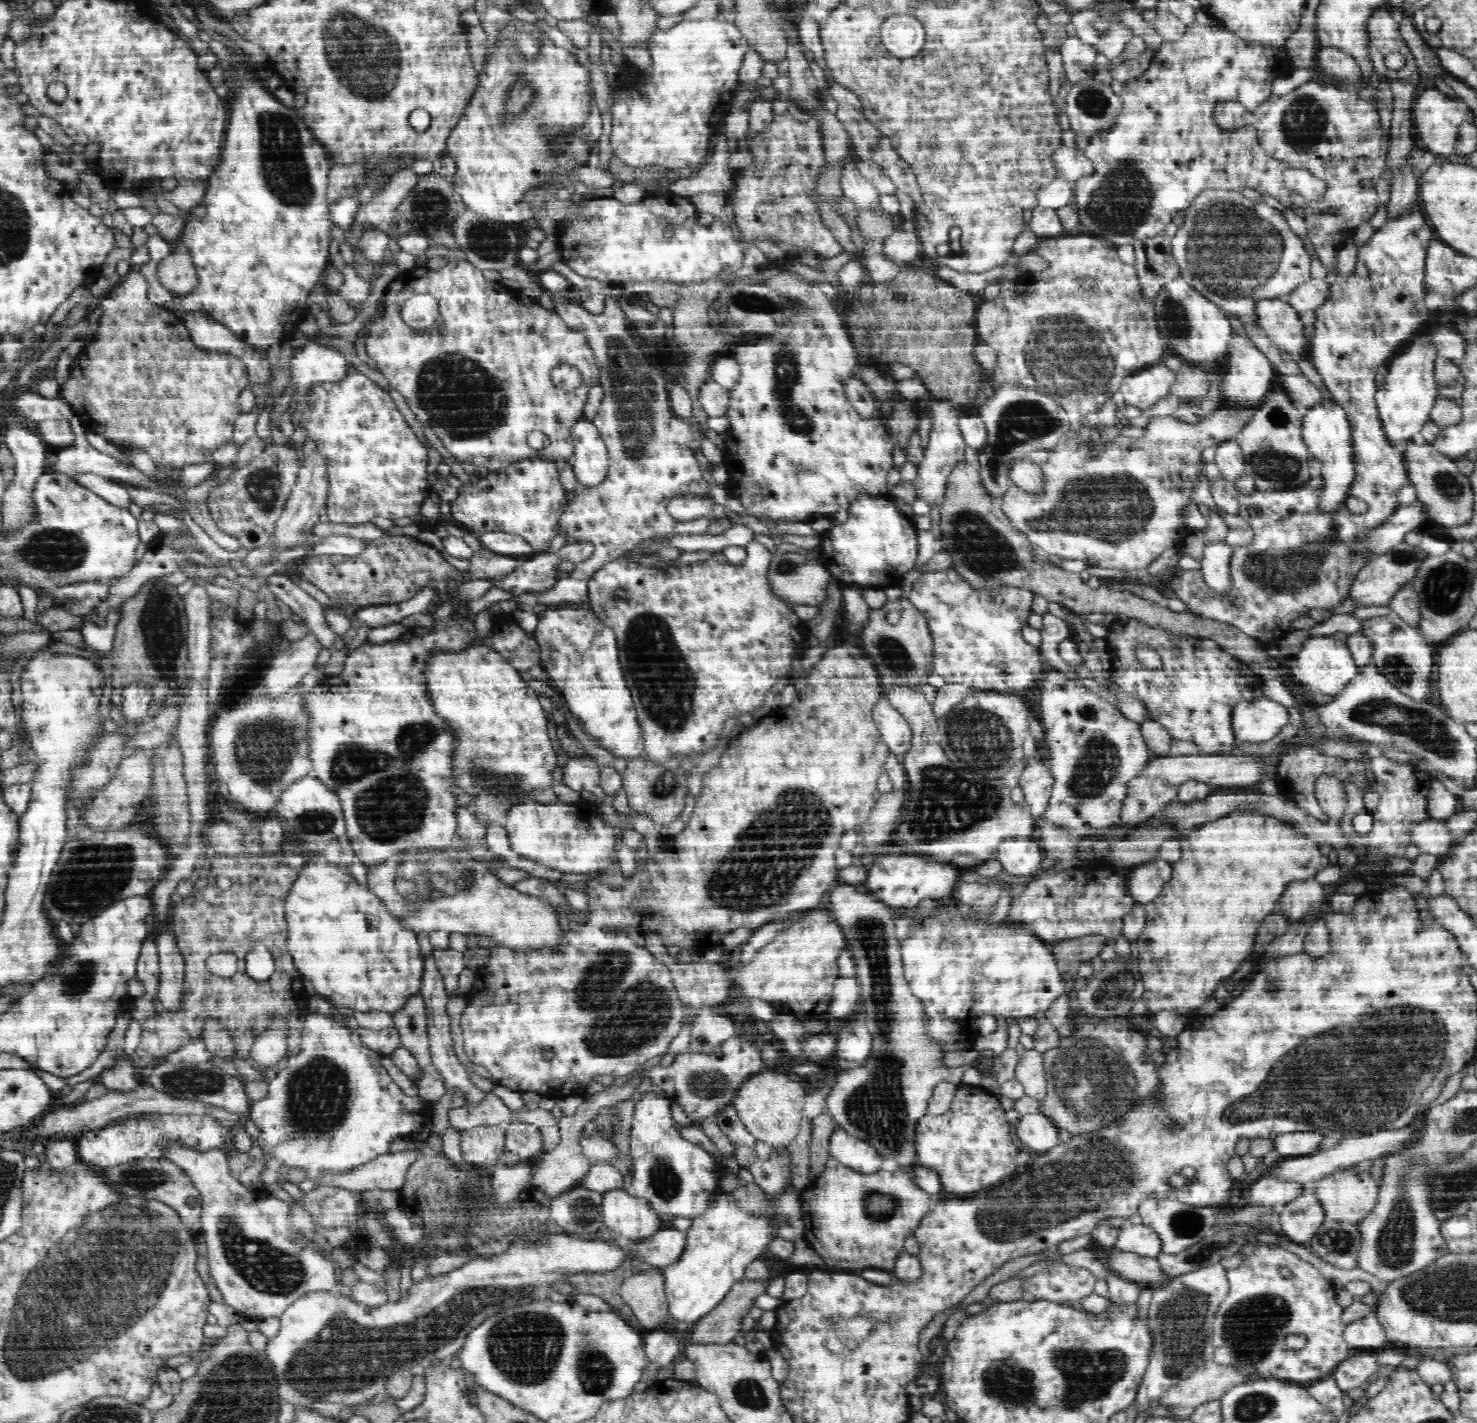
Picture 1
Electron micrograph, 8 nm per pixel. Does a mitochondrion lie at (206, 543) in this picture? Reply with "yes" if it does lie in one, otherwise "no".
no

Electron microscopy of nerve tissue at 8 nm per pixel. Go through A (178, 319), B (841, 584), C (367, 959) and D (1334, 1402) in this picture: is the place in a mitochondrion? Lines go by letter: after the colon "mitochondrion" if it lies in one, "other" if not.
A: other
B: other
C: other
D: other

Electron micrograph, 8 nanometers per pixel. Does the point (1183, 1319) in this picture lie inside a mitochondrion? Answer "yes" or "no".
yes

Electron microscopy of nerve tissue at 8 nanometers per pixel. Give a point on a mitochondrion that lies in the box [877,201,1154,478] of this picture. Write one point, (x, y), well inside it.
(1064, 348)

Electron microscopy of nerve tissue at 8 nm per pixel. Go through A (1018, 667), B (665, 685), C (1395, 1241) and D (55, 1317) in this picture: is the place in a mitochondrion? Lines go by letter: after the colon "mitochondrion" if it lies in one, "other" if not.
A: other
B: mitochondrion
C: mitochondrion
D: mitochondrion

